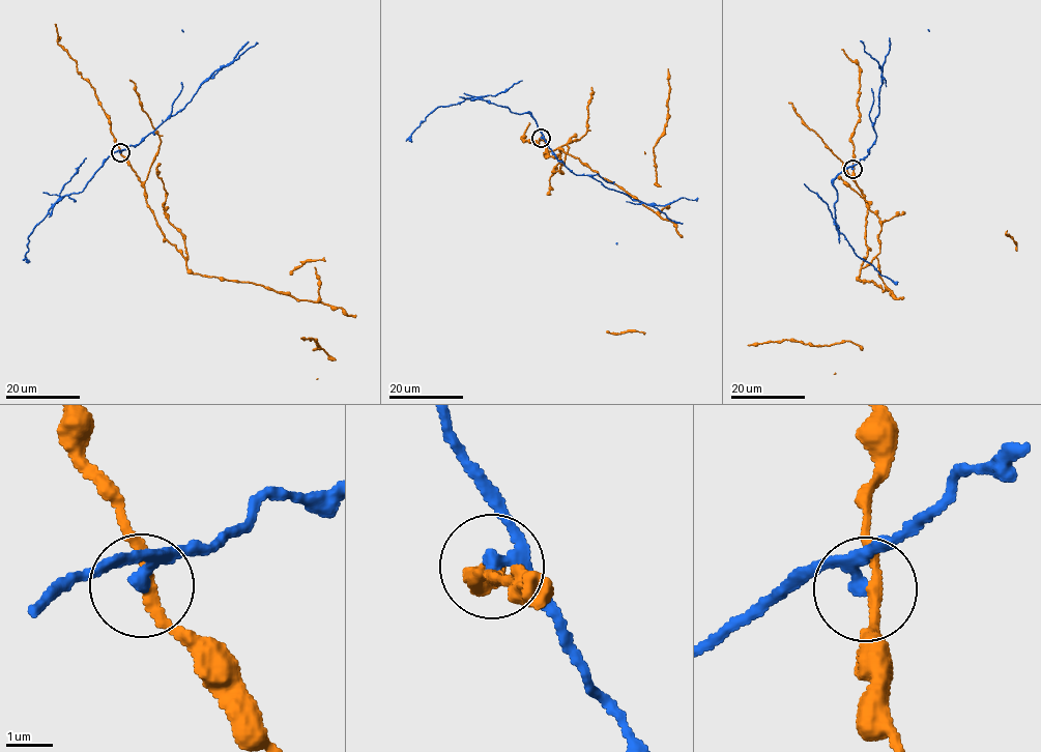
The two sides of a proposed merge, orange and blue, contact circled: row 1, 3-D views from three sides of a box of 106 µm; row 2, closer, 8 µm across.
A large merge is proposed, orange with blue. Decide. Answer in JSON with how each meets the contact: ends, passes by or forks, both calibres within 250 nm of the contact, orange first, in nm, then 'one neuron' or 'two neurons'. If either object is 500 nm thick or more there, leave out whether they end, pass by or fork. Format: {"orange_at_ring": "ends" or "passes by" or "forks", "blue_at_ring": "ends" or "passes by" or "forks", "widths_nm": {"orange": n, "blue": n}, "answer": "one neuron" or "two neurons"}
{"orange_at_ring": "passes by", "blue_at_ring": "passes by", "widths_nm": {"orange": 200, "blue": 240}, "answer": "two neurons"}

